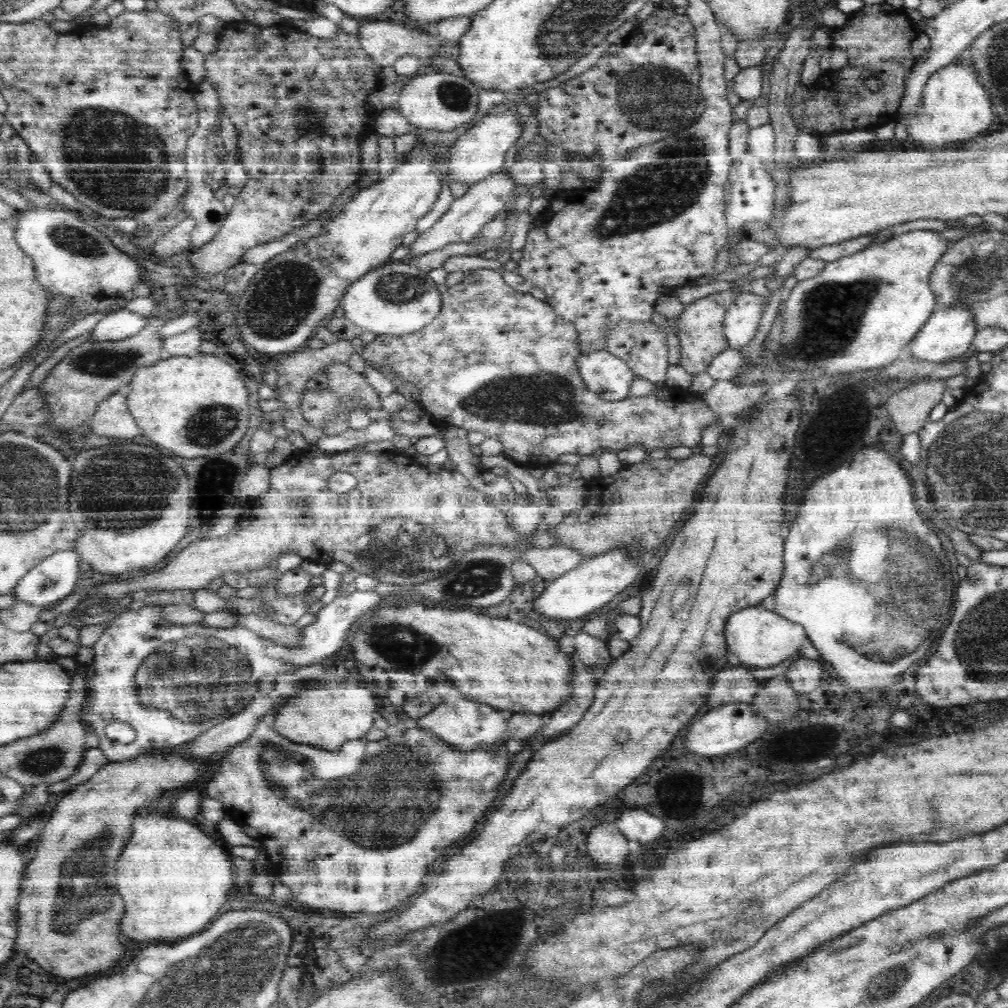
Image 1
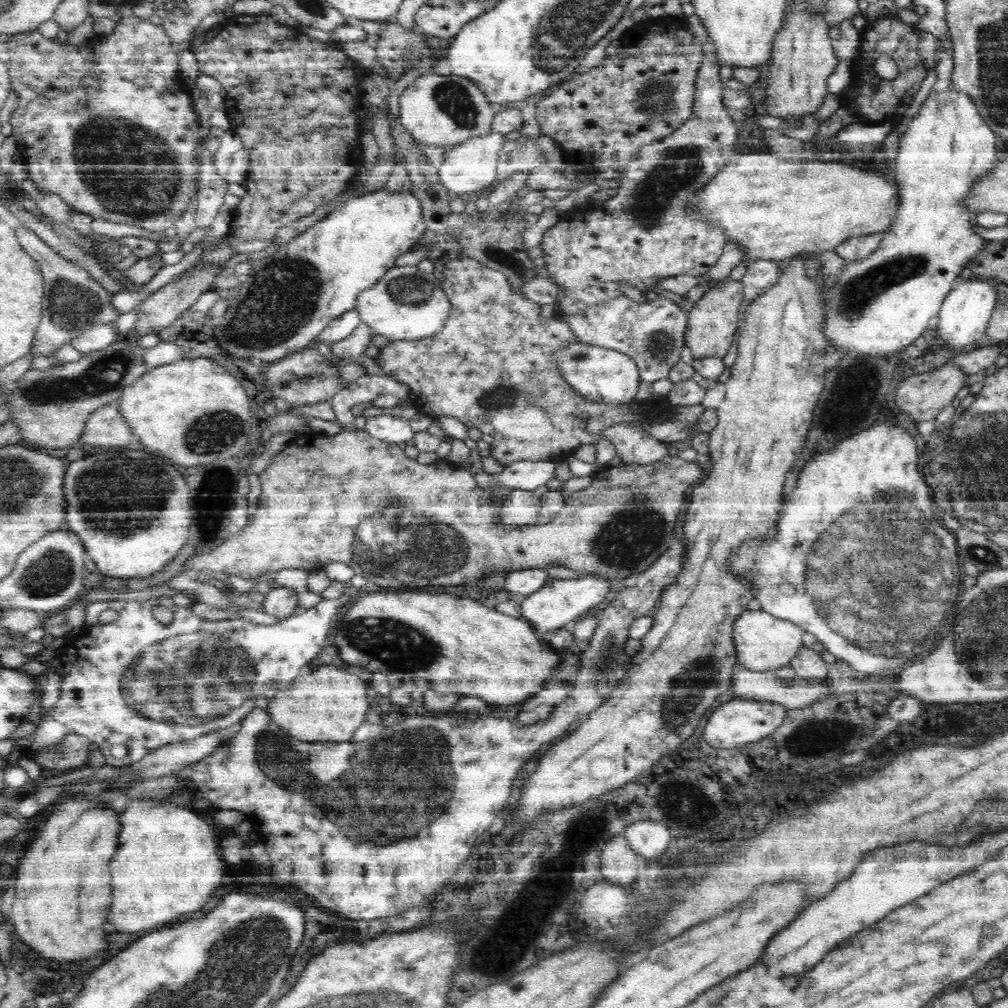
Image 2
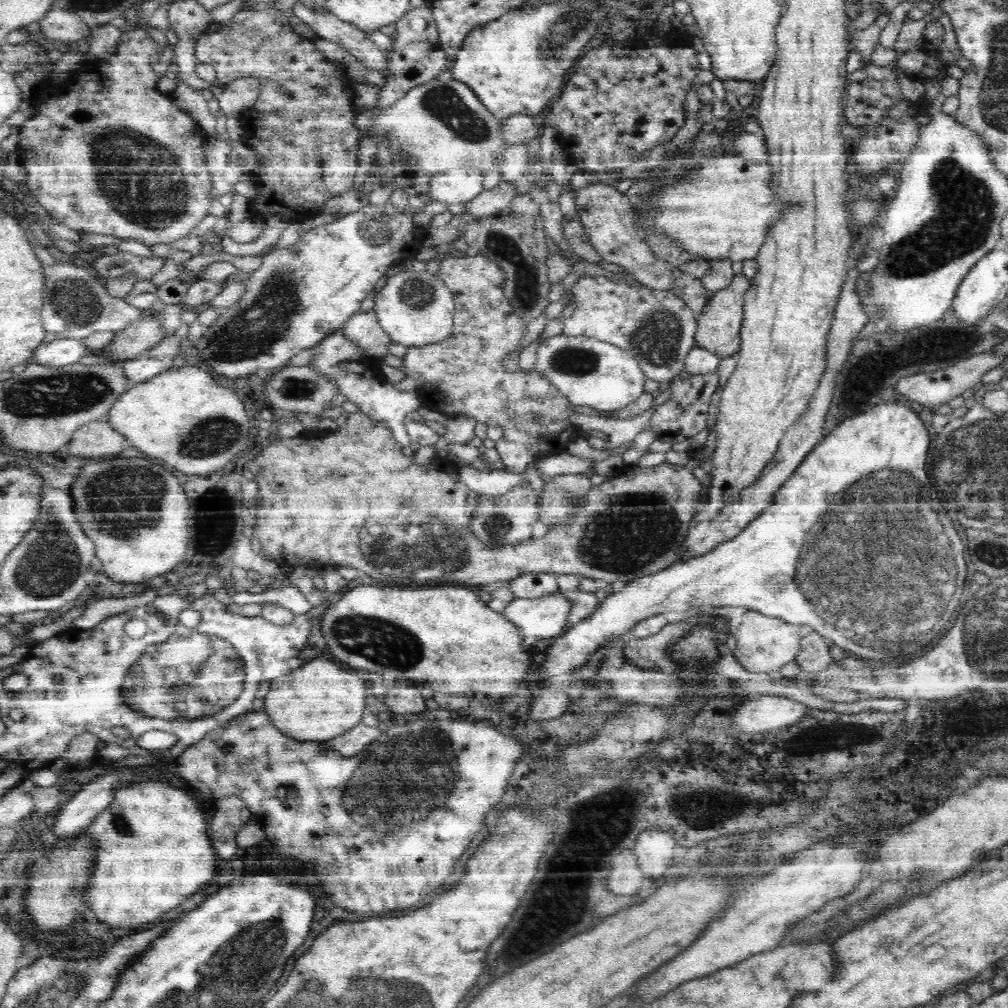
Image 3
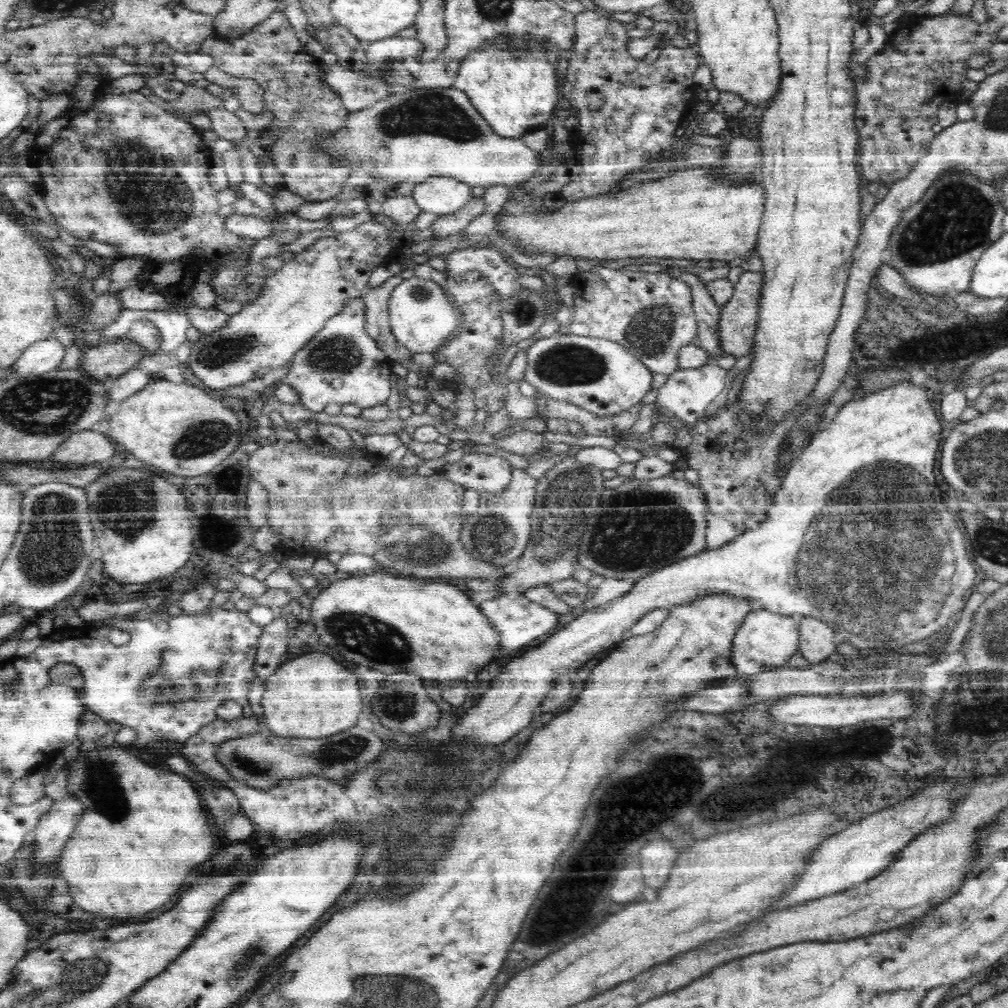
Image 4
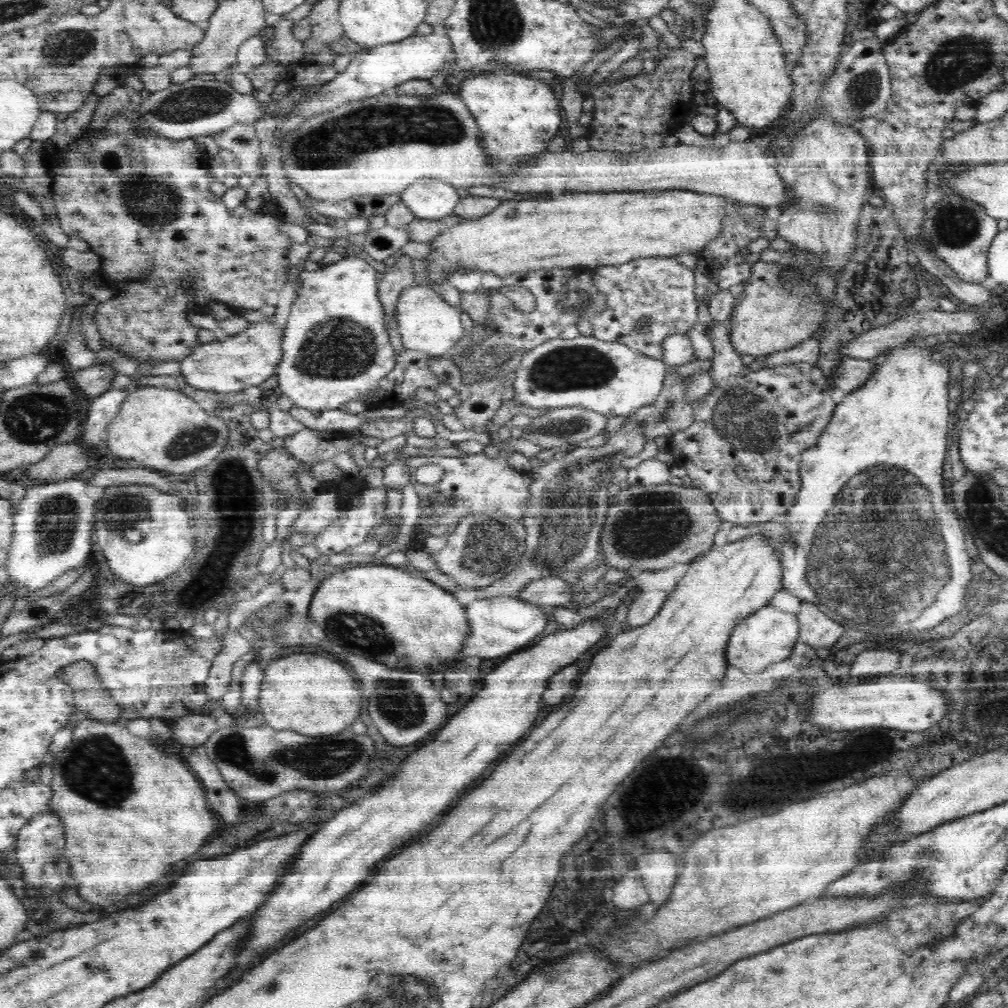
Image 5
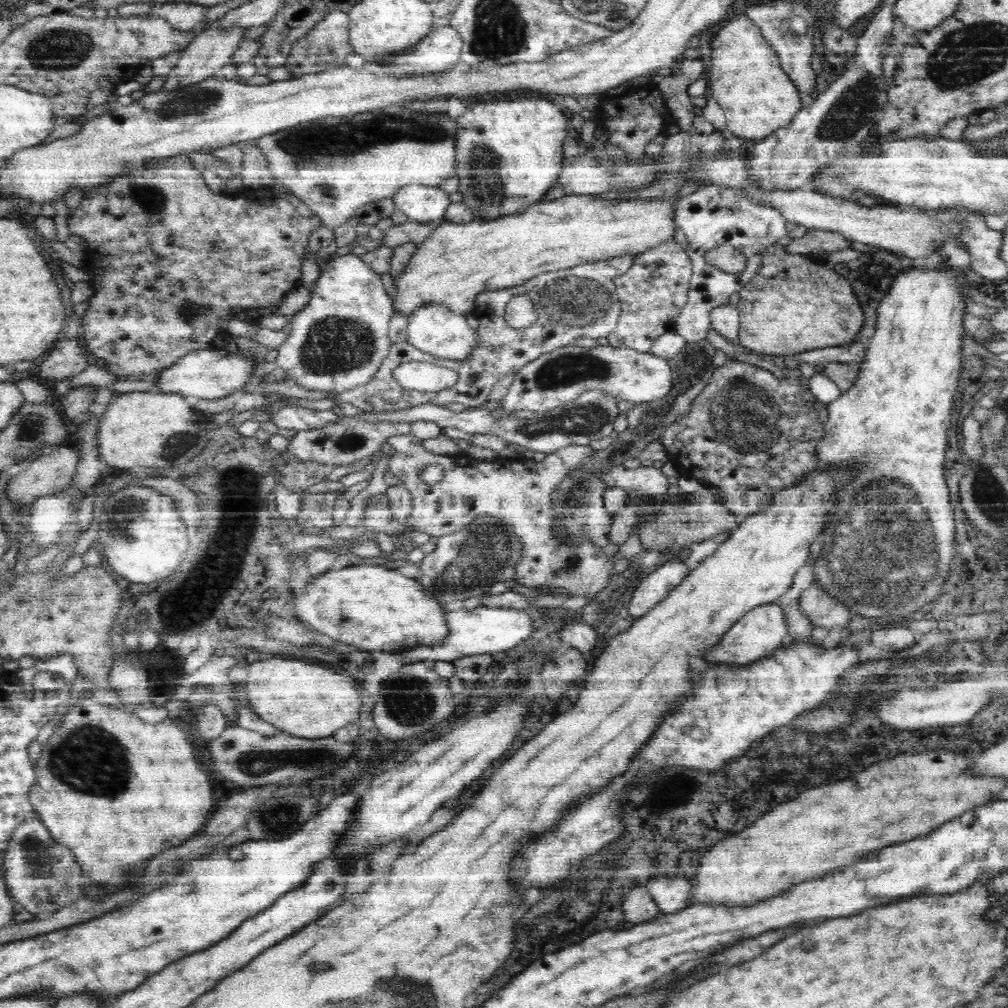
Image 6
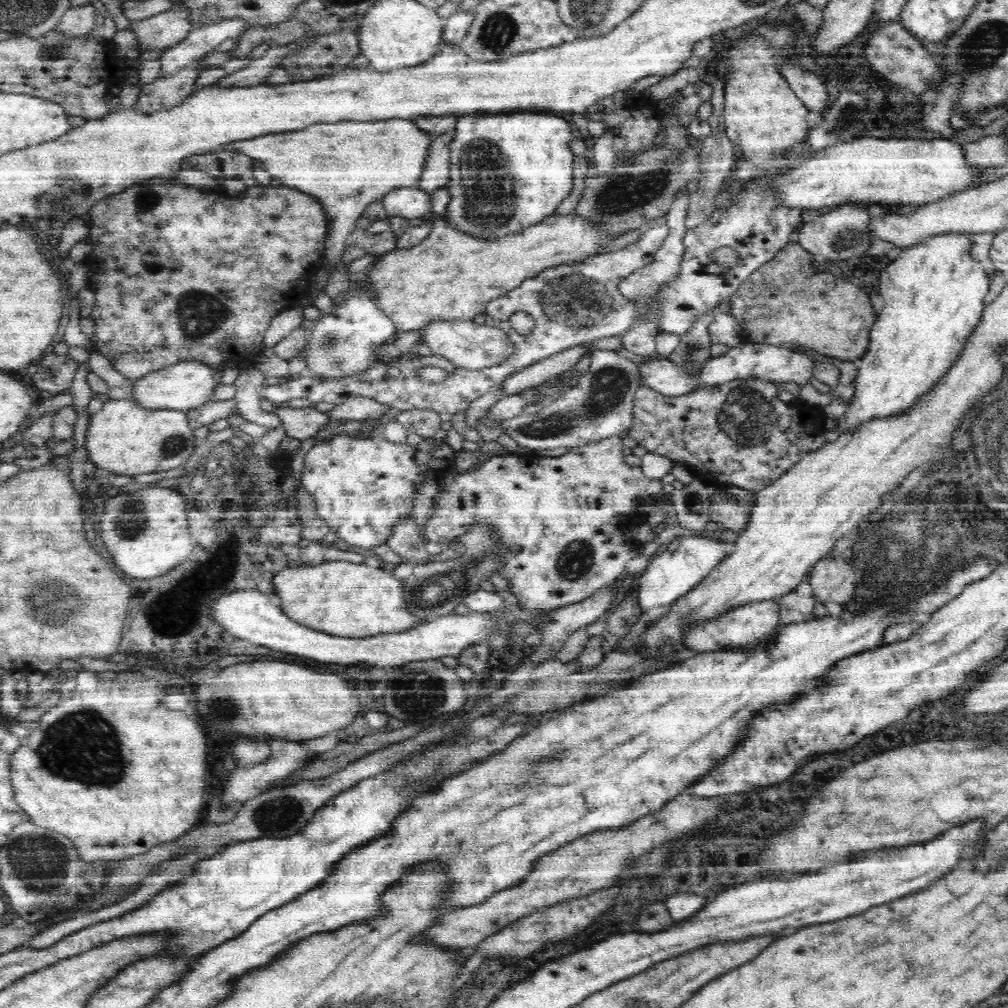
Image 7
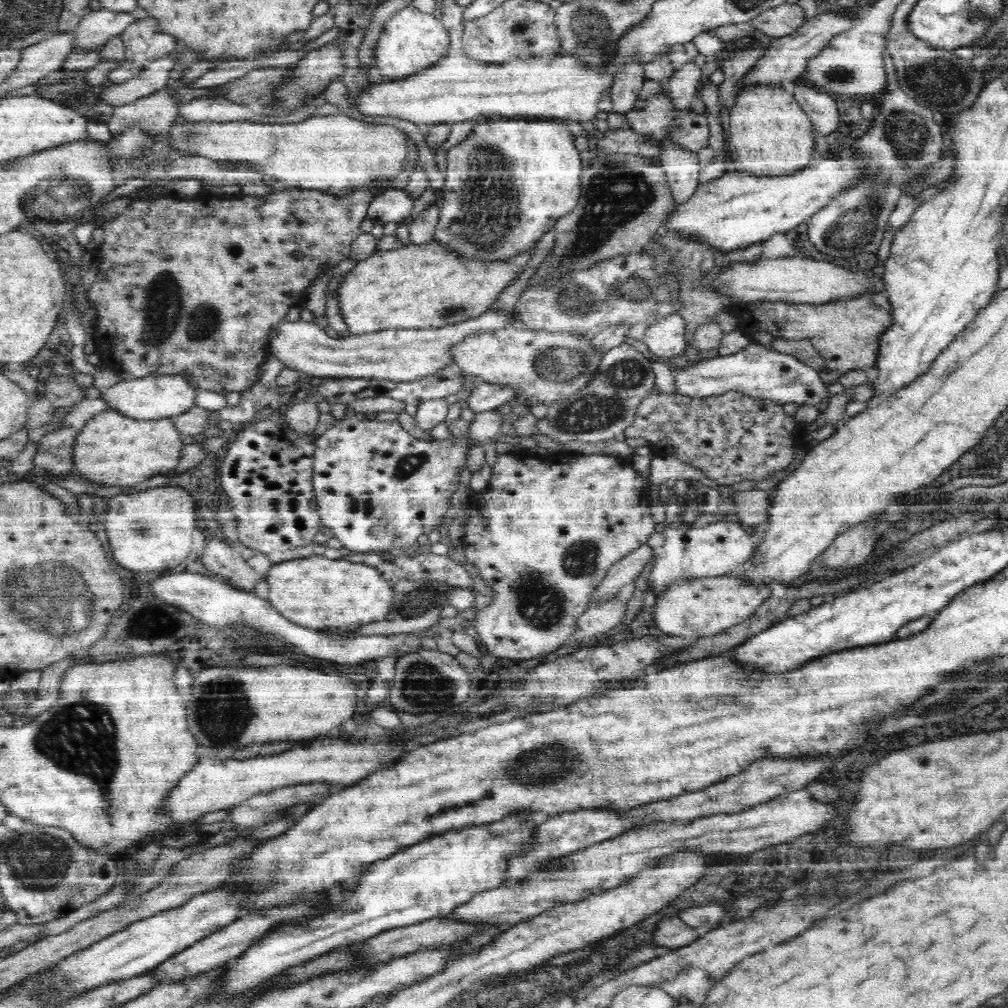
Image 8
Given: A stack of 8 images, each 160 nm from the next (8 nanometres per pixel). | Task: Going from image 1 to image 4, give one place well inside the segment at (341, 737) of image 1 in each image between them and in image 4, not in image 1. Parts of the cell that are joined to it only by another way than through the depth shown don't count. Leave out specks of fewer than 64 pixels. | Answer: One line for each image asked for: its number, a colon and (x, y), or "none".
2: (328, 705)
3: (320, 701)
4: (313, 696)

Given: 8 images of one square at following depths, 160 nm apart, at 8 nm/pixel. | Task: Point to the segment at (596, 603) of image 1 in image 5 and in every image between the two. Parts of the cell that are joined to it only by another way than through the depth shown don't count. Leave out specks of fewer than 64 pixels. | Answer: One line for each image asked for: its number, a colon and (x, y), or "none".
2: (556, 603)
3: (540, 617)
4: (518, 621)
5: (497, 626)

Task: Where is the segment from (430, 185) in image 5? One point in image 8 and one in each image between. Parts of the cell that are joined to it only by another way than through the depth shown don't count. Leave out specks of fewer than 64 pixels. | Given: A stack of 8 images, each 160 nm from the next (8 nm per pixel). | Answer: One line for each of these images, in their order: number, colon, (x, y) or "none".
6: (421, 203)
7: (407, 202)
8: (395, 205)

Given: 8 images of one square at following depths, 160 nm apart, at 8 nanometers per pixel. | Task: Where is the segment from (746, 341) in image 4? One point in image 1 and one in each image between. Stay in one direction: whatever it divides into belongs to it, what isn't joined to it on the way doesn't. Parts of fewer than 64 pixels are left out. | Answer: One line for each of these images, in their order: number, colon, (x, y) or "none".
1: (700, 326)
2: (712, 321)
3: (719, 324)

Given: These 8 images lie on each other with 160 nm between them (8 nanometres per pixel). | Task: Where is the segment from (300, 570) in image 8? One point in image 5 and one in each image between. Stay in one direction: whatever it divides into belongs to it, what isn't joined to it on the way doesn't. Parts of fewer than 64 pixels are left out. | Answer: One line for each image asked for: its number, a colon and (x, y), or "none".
5: (375, 610)
6: (371, 607)
7: (353, 600)

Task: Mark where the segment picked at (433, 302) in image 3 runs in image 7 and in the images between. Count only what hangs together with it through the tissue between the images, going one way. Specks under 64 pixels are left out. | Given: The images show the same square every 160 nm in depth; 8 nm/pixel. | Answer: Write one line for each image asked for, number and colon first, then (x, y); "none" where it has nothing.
4: (422, 318)
5: (426, 322)
6: (432, 328)
7: (467, 345)

